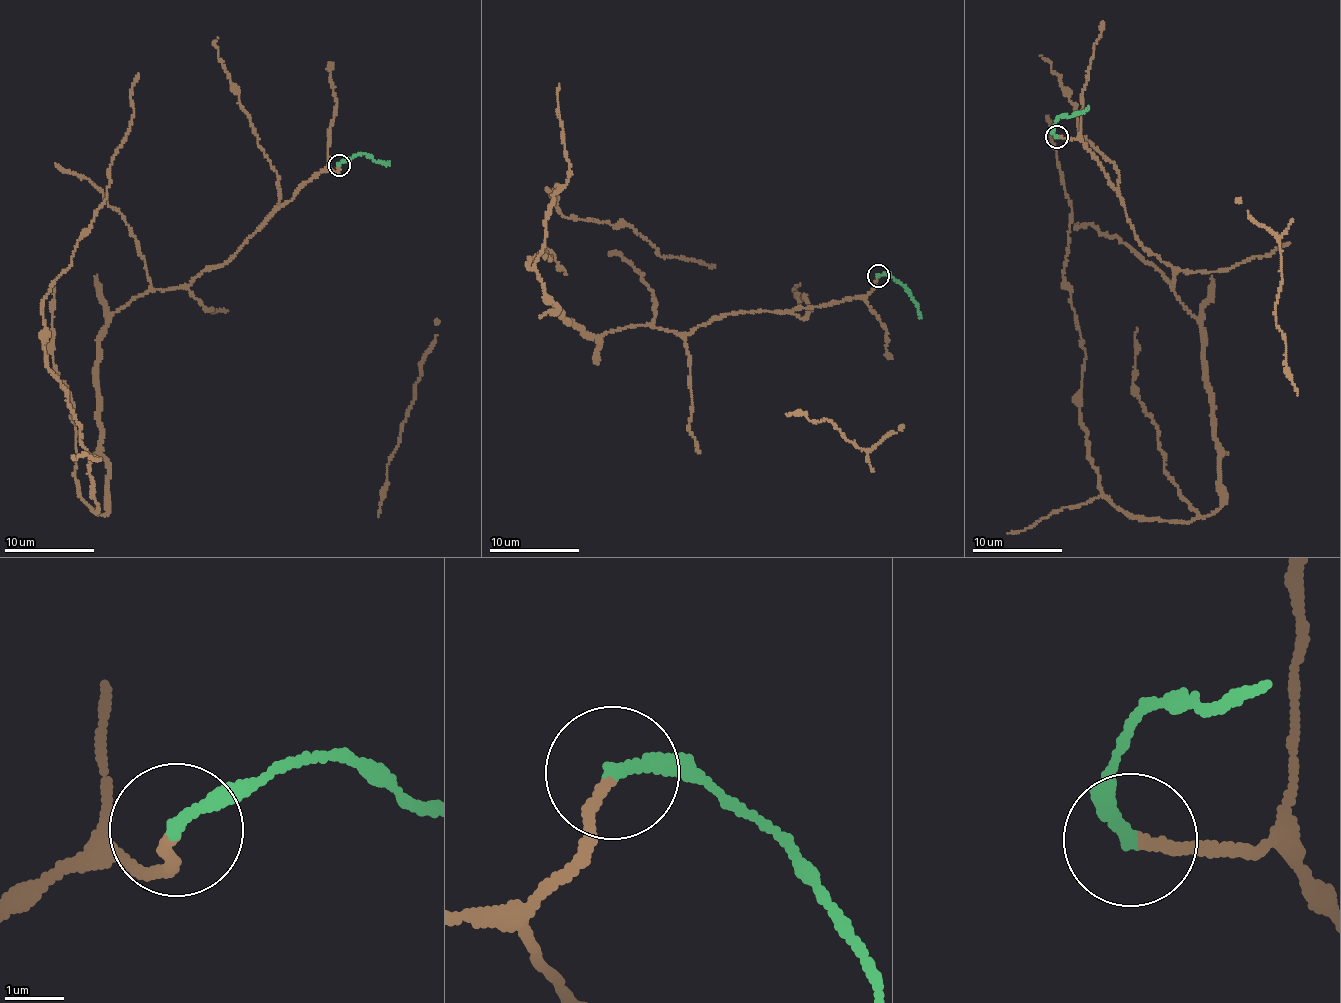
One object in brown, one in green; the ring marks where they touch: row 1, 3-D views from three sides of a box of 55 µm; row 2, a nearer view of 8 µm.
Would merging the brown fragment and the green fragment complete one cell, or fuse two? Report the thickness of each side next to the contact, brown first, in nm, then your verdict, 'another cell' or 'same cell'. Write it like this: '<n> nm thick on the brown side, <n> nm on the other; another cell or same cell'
180 nm thick on the brown side, 240 nm on the other; same cell

